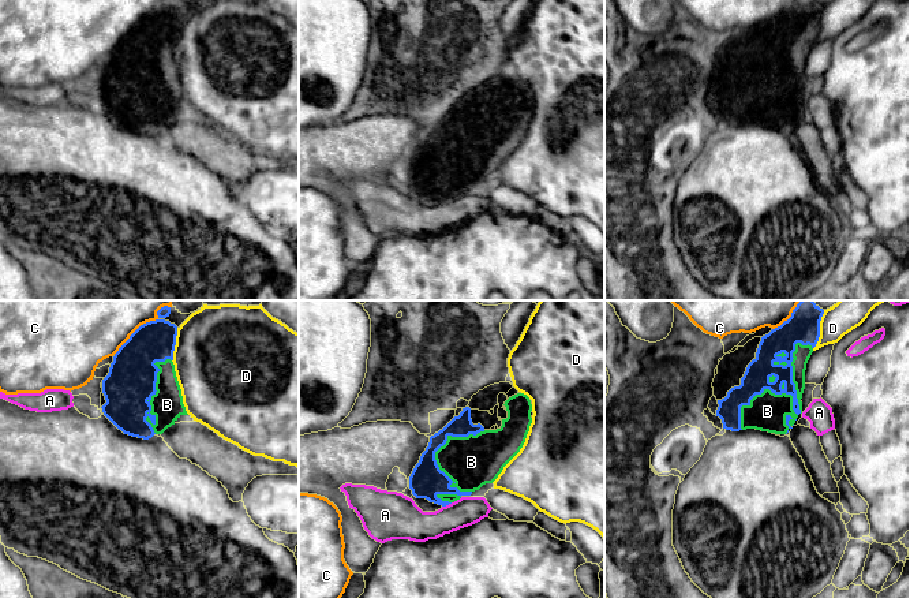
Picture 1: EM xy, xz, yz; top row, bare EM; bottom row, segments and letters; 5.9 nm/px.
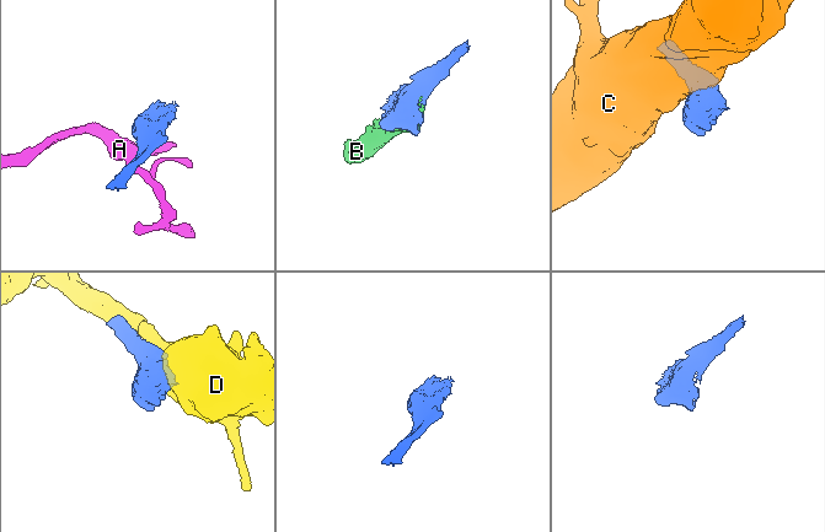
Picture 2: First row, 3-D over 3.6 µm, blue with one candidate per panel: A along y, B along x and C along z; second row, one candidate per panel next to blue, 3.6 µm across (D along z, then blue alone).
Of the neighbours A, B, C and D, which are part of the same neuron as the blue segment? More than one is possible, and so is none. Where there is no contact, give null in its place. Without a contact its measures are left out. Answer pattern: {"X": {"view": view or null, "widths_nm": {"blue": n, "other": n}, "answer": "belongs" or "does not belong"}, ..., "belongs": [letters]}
{"A": {"view": "xz", "widths_nm": {"blue": 200, "other": 200}, "answer": "does not belong"}, "B": {"view": "xy", "widths_nm": {"blue": 280, "other": 190}, "answer": "belongs"}, "C": {"view": "xy", "widths_nm": {"blue": 240, "other": 300}, "answer": "does not belong"}, "D": {"view": "yz", "widths_nm": {"blue": 190, "other": 190}, "answer": "does not belong"}, "belongs": ["B"]}

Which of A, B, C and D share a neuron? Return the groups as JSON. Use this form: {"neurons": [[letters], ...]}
{"neurons": [["A"], ["B"], ["C"], ["D"]]}

